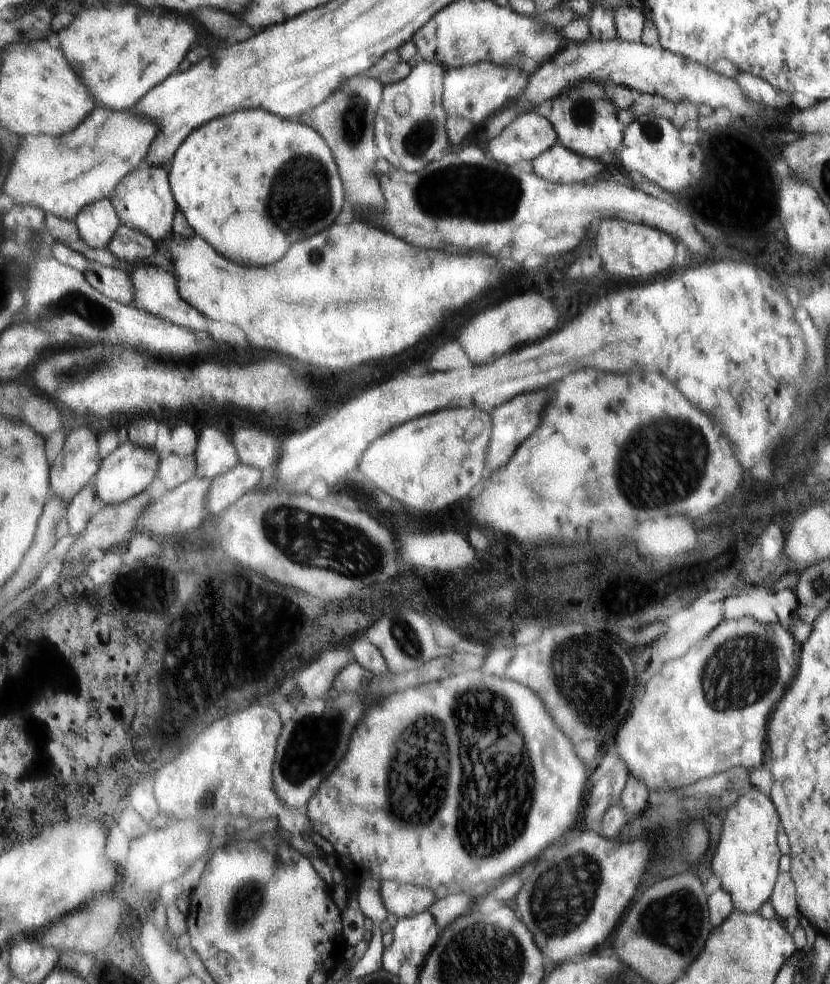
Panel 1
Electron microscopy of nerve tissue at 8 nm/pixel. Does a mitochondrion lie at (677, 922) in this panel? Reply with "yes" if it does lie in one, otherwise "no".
yes

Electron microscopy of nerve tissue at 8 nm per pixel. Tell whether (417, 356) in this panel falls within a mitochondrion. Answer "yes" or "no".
no

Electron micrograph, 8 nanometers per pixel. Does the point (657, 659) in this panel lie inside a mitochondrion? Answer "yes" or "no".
no

